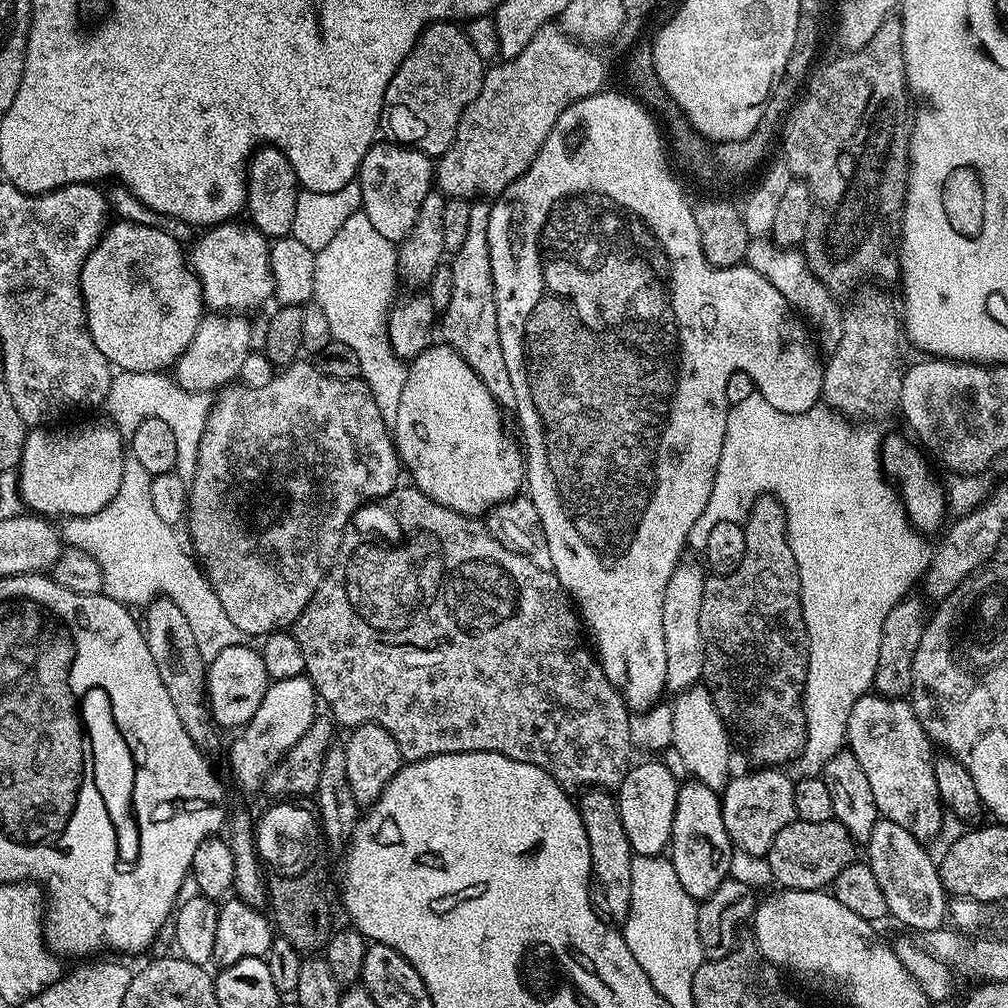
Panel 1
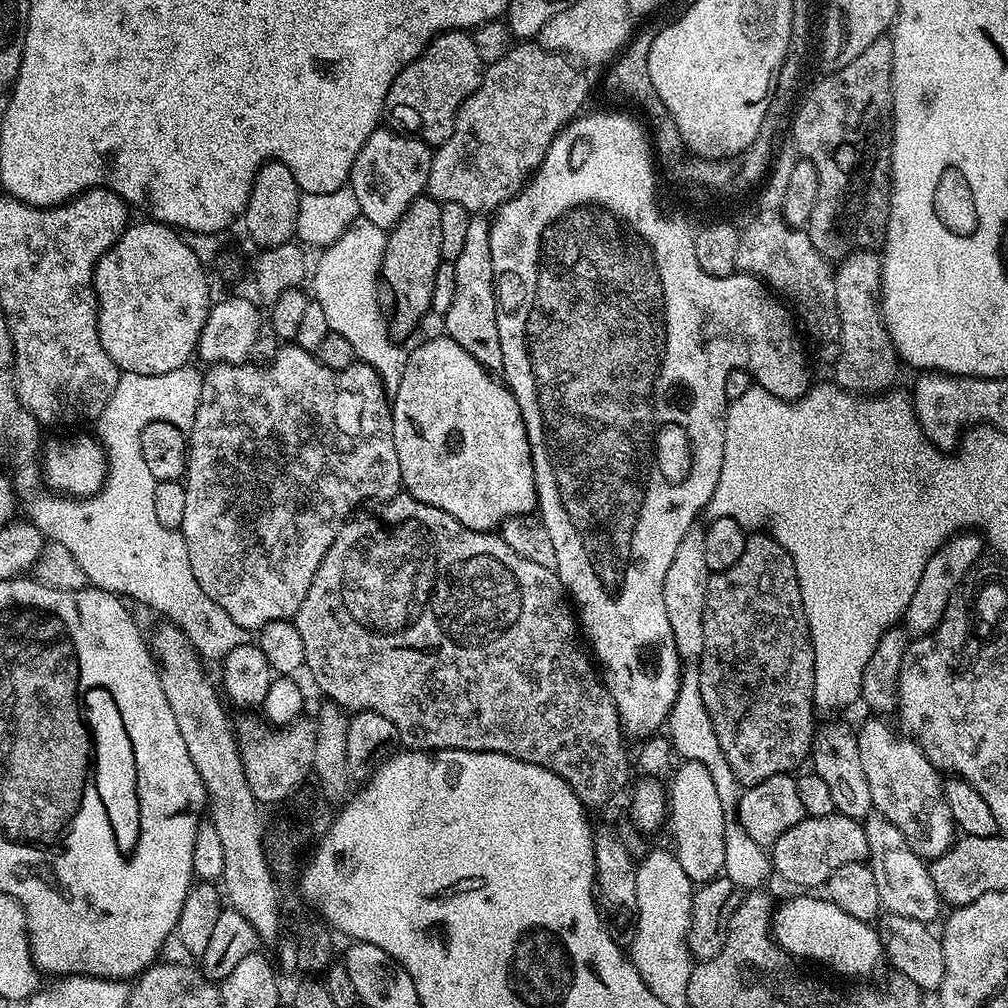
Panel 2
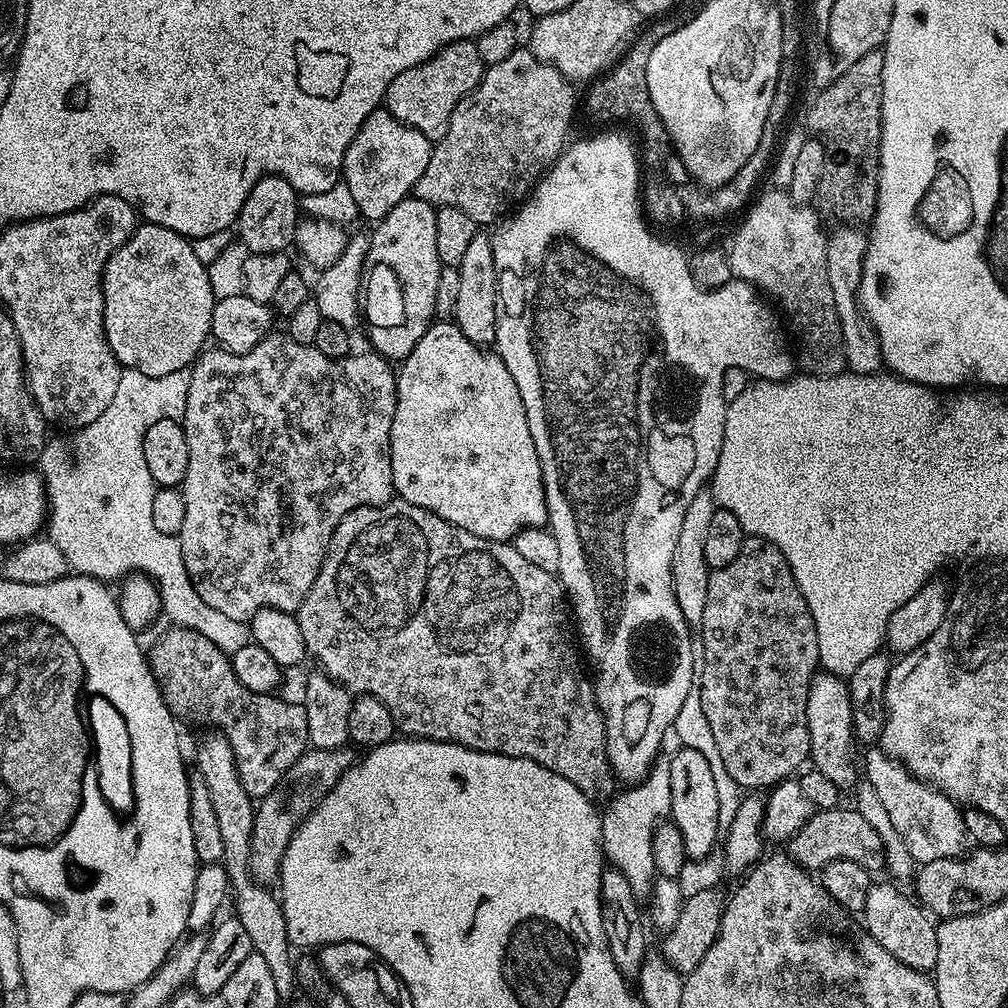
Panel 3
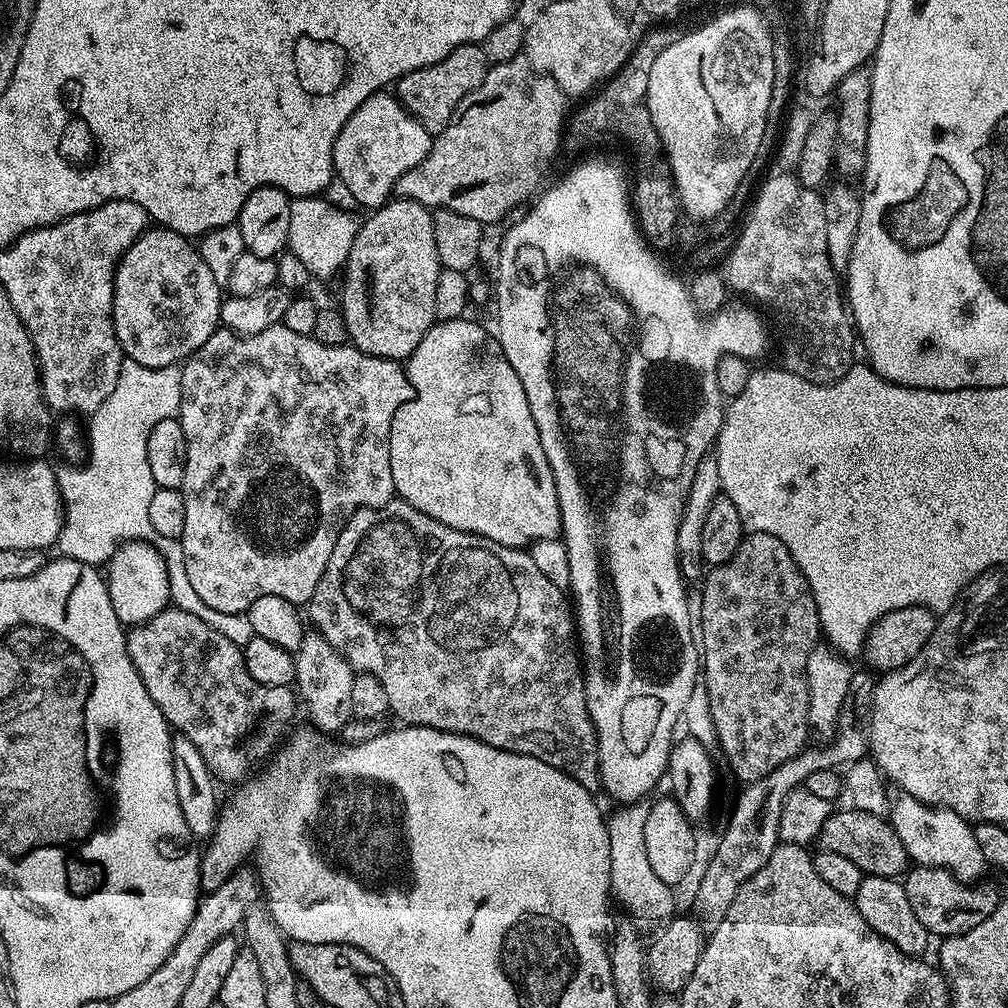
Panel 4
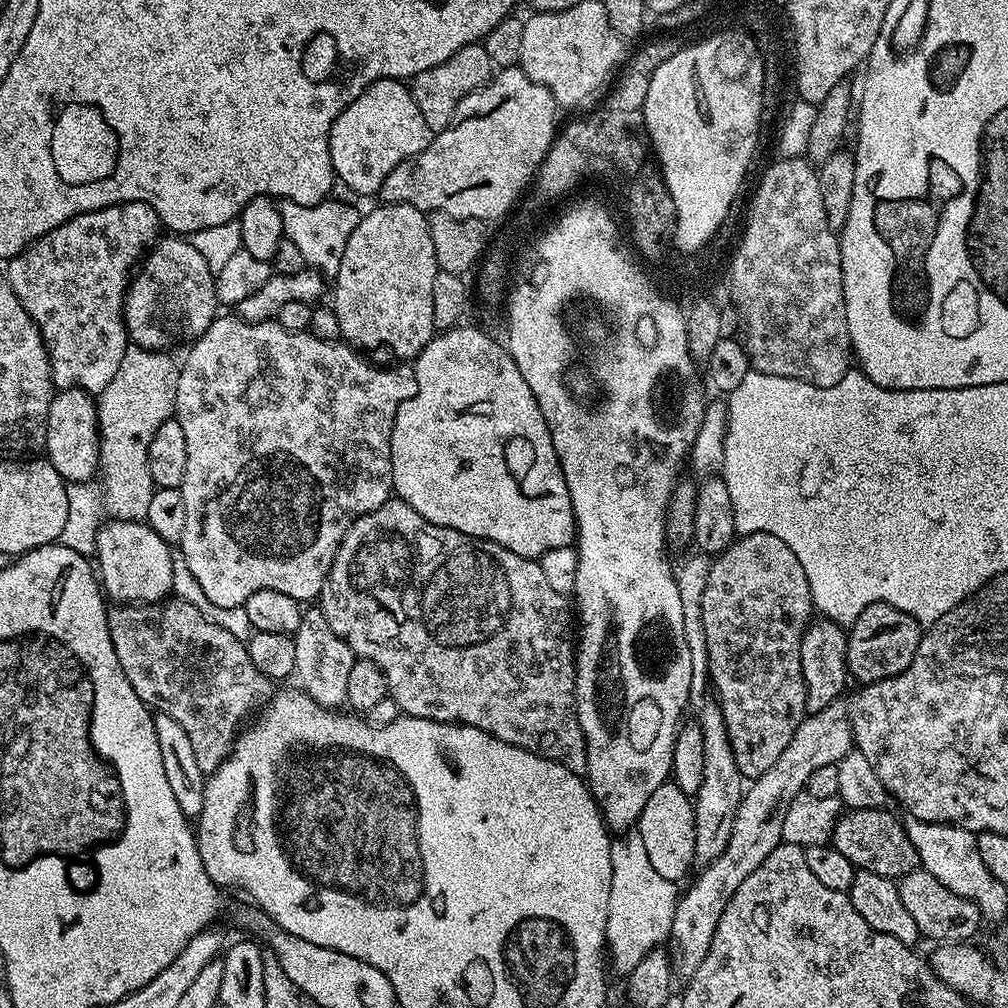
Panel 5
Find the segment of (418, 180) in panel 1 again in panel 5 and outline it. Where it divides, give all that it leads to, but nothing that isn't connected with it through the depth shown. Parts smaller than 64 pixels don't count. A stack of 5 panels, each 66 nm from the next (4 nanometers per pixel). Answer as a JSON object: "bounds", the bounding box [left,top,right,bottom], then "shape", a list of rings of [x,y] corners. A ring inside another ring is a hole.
{"bounds":[330,80,434,198],"shape":[[[379,80],[374,82],[334,122],[330,130],[330,162],[335,178],[342,179],[357,192],[360,198],[366,196],[375,197],[379,193],[382,182],[386,182],[386,176],[398,162],[406,158],[418,155],[422,150],[428,148],[434,133],[430,126],[426,126],[426,118],[422,118],[422,110],[418,110],[418,102],[414,102],[412,89],[403,80]]]}

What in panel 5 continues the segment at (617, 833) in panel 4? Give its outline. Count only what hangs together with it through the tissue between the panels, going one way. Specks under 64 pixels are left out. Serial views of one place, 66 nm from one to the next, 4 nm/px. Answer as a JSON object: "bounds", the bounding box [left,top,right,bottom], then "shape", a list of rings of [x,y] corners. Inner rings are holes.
{"bounds":[604,830,678,974],"shape":[[[629,830],[613,839],[610,862],[610,902],[606,910],[604,935],[606,956],[611,971],[613,968],[616,972],[627,974],[638,966],[638,962],[642,962],[642,958],[646,958],[646,954],[650,954],[650,950],[661,947],[671,937],[678,888],[654,870],[636,830]]]}

